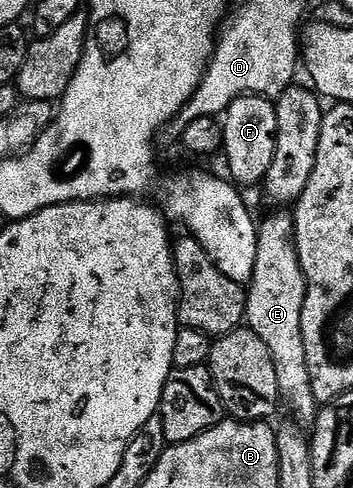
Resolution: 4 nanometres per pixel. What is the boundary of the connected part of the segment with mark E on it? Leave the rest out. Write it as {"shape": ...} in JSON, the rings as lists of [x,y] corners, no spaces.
{"shape":[[[277,211],[274,217],[263,220],[257,227],[257,250],[255,251],[255,271],[251,275],[247,286],[247,300],[245,303],[245,321],[248,328],[255,331],[255,335],[259,335],[259,339],[263,339],[263,343],[267,343],[267,351],[271,351],[271,363],[275,363],[275,375],[279,379],[279,391],[281,392],[281,401],[290,409],[292,420],[296,421],[302,427],[312,426],[314,419],[317,418],[319,403],[315,399],[315,391],[311,391],[311,371],[307,367],[307,347],[303,347],[303,303],[307,295],[307,287],[305,286],[305,276],[301,270],[299,263],[299,255],[297,254],[297,244],[293,242],[293,214],[289,211]]]}

